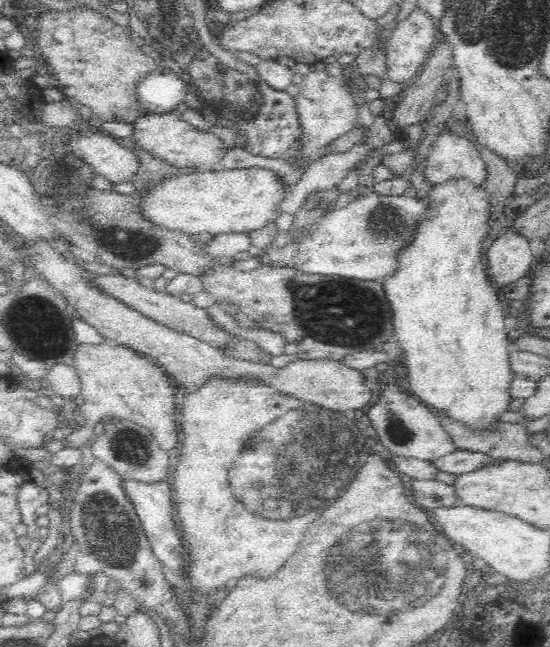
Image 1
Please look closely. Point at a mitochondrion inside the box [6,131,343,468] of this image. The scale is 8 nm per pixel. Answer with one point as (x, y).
(34, 326)

